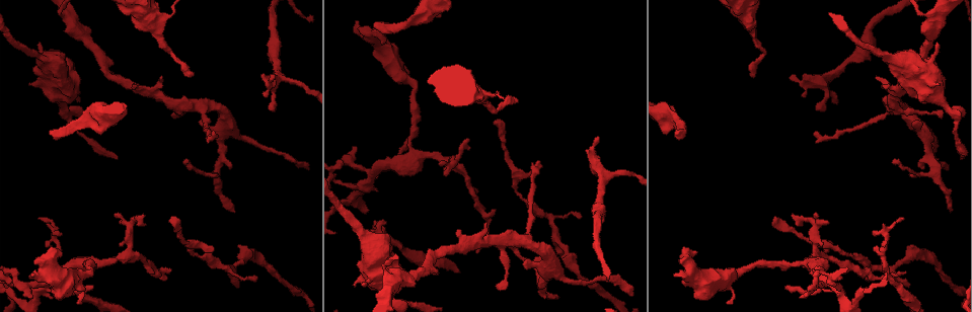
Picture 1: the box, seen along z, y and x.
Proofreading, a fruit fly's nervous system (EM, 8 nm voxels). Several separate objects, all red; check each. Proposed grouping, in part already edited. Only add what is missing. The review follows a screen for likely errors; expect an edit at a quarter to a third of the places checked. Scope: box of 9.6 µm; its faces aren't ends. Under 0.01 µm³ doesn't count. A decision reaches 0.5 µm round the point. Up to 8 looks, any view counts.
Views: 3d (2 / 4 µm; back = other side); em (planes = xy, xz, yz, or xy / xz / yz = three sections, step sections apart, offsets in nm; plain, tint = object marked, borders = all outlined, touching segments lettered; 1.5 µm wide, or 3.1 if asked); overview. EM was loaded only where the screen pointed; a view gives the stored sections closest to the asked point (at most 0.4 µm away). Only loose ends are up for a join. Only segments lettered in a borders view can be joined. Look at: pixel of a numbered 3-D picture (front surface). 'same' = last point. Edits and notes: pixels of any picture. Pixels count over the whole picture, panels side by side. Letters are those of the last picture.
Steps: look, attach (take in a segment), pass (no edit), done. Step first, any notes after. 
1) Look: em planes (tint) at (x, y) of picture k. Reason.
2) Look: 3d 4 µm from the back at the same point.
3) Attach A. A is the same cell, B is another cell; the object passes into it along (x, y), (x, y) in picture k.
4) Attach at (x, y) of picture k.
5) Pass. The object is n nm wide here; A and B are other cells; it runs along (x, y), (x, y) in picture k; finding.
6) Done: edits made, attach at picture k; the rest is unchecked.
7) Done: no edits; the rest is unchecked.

Look: em planes (borders) at (631, 294) of picture 1. End of a long branch.

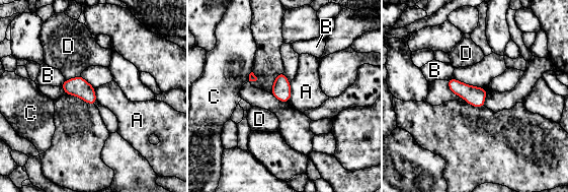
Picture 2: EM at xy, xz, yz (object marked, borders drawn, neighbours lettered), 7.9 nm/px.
Pass. A, B, C and D are other cells; none of them fits.

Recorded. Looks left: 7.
Look: em xz step 4 (borders) at (232, 164) of picture 1. Branch stops here.

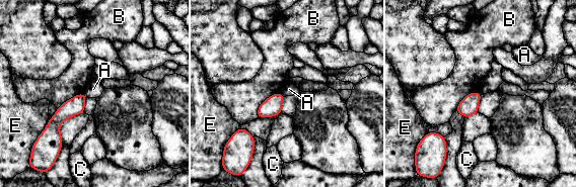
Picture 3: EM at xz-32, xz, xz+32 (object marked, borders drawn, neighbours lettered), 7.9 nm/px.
Pass. A, B, C and E are other cells; it runs along (82, 96), (55, 122), (56, 141) in picture 3; no lettered segment goes on from it.

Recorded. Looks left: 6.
Look: 3d 4 µm at (50, 133) of picture 1. An open end.

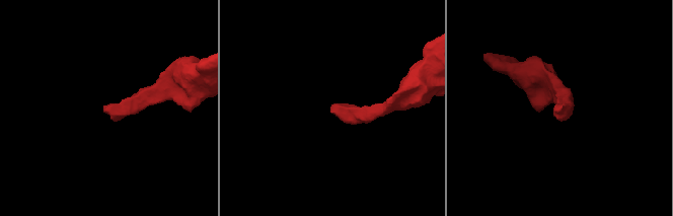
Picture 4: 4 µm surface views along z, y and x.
Look: em planes (borders) at (332, 105) of picture 4.

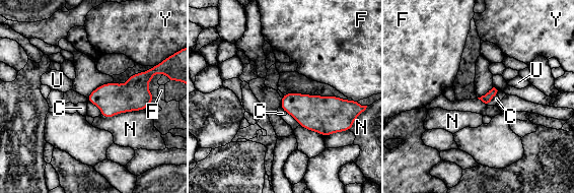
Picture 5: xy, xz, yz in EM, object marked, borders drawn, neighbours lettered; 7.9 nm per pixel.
Pass. C, F, N, U and Y are other cells; a border runs along (495, 94), (486, 104) in picture 5; no lettered segment goes on from it.

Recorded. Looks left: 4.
Done: no edits; the rest is unchecked.

